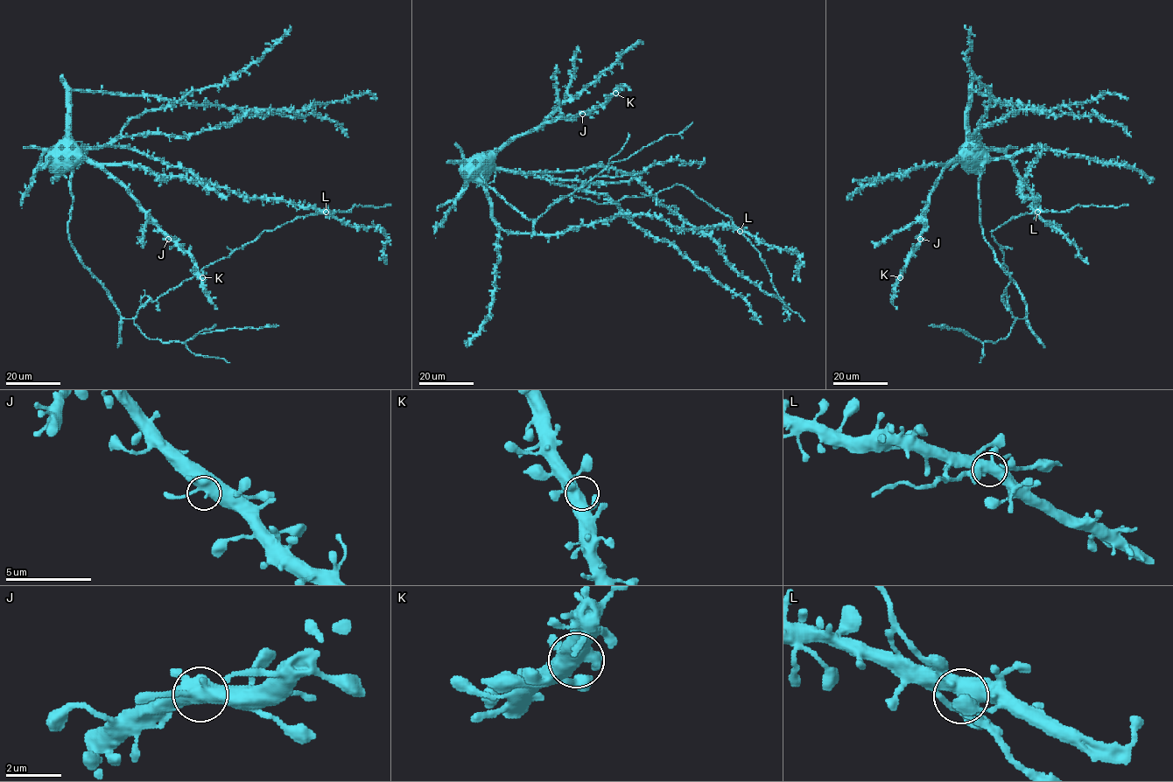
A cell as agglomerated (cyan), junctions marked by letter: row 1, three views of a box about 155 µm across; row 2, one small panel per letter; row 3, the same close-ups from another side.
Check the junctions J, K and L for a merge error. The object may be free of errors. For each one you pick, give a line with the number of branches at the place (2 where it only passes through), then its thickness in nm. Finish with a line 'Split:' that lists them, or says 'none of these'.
Split: none of these

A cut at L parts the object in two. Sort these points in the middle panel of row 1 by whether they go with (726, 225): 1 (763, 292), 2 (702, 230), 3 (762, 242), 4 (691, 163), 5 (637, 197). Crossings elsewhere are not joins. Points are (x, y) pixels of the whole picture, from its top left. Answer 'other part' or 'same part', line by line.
1: same part
2: same part
3: same part
4: same part
5: other part

